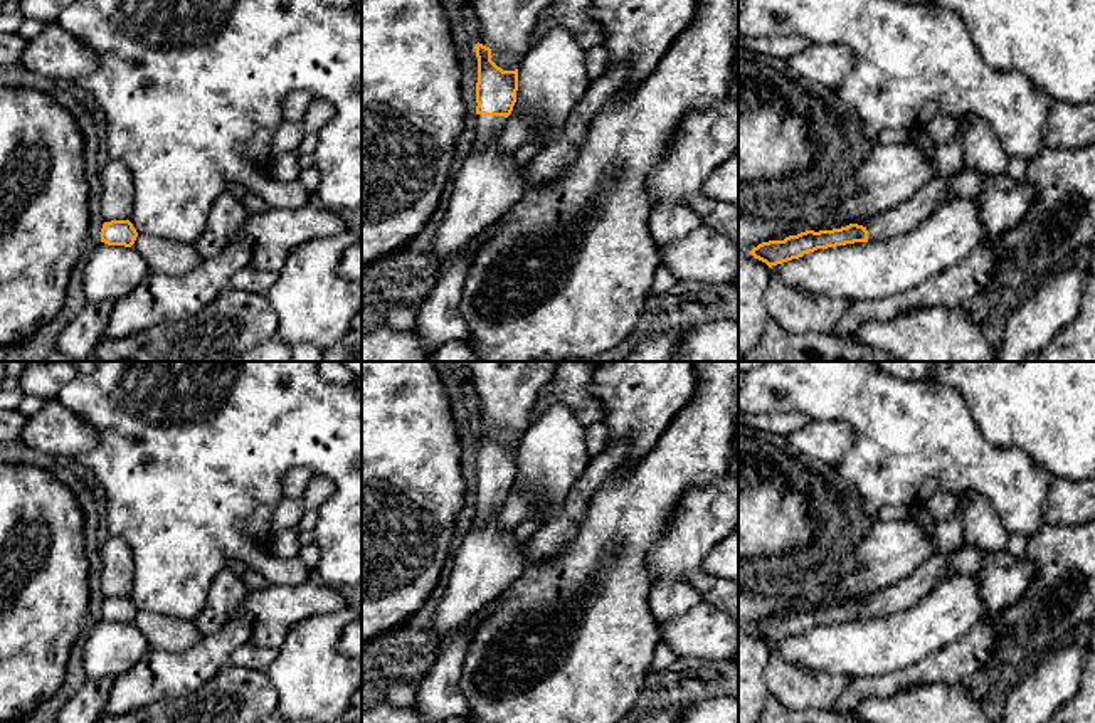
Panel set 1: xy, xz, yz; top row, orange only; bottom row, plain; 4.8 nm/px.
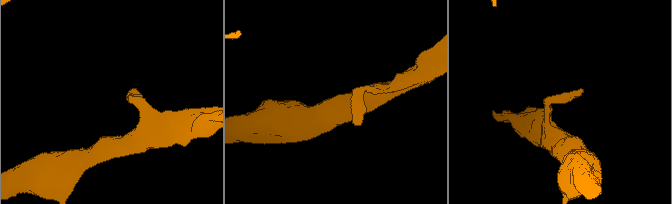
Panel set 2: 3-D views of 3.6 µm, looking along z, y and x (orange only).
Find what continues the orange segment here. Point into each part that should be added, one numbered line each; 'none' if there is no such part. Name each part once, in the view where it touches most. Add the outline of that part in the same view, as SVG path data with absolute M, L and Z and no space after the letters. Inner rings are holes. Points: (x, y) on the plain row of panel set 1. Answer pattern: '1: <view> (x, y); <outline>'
1: xz (486, 505); M476 491L474 494L474 523L481 525L488 521L493 515L500 513L505 506L505 493L484 493Z

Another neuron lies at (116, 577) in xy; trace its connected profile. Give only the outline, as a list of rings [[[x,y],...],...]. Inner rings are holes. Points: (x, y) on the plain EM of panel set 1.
[[[106,535],[101,546],[103,570],[99,585],[104,599],[131,597],[133,592],[133,550],[113,535]]]

